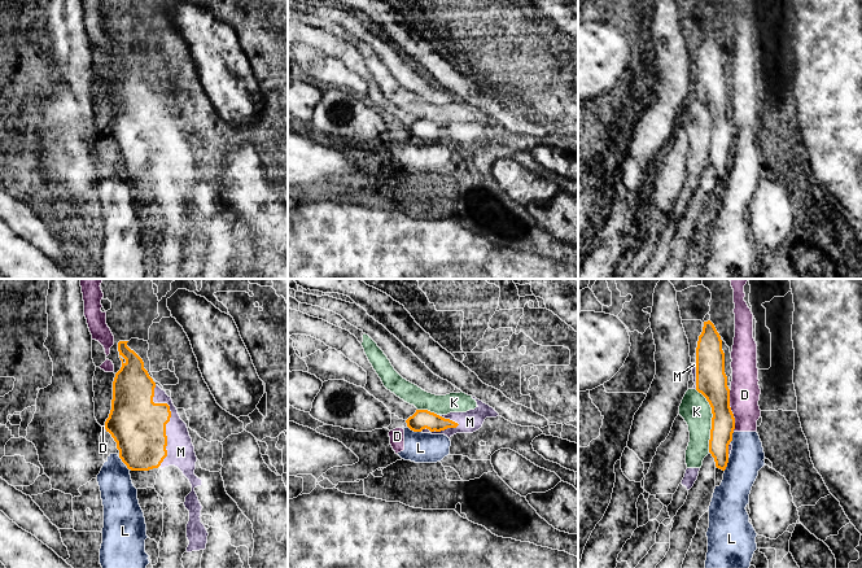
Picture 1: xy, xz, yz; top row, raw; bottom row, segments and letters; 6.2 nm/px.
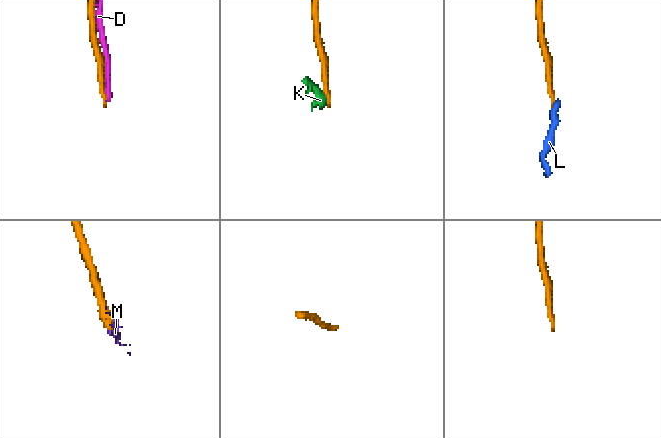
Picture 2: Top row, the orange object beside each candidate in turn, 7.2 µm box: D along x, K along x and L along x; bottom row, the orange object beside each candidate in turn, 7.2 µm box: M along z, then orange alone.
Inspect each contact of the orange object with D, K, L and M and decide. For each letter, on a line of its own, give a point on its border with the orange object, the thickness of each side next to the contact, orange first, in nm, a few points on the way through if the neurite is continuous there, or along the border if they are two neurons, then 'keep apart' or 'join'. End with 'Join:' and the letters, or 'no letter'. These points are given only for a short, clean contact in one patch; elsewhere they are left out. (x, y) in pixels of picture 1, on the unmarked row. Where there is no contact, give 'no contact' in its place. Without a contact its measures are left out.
D: contact yz (731, 121); calibres 190 and 190 nm; keep apart
K: contact yz (712, 130); calibres 190 and 190 nm; keep apart
L: contact xy (123, 171); calibres 340 and 220 nm; border xy (118, 166), (128, 179); keep apart
M: contact xy (169, 130); calibres 340 and 180 nm; keep apart
Join: no letter

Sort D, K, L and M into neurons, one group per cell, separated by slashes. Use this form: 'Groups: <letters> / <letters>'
Groups: D L / K M

